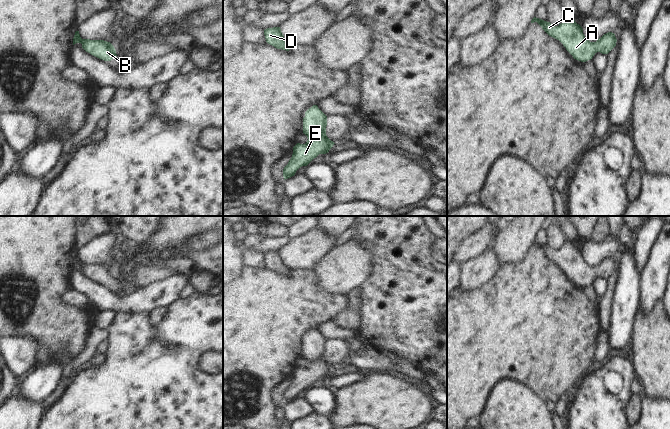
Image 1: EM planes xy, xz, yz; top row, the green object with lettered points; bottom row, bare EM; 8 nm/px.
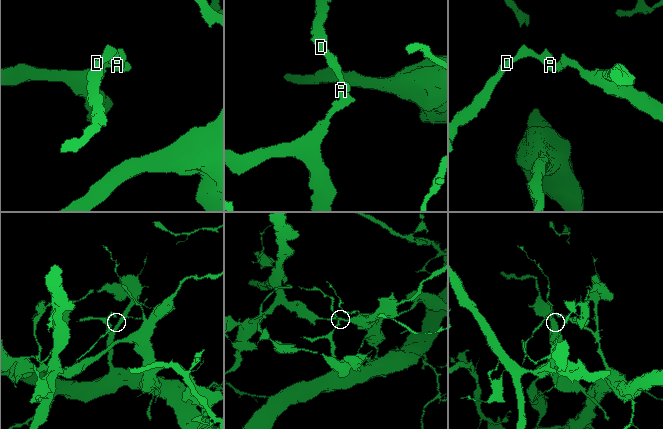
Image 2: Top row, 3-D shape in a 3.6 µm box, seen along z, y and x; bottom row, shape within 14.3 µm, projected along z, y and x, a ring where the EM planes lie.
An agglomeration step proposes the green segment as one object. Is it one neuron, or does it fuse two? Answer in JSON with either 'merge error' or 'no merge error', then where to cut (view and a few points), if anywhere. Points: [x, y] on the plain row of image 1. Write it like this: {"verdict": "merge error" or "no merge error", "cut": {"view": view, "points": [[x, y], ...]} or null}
{"verdict": "no merge error", "cut": null}

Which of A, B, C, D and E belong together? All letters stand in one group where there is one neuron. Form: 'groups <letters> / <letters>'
groups A B C D E

